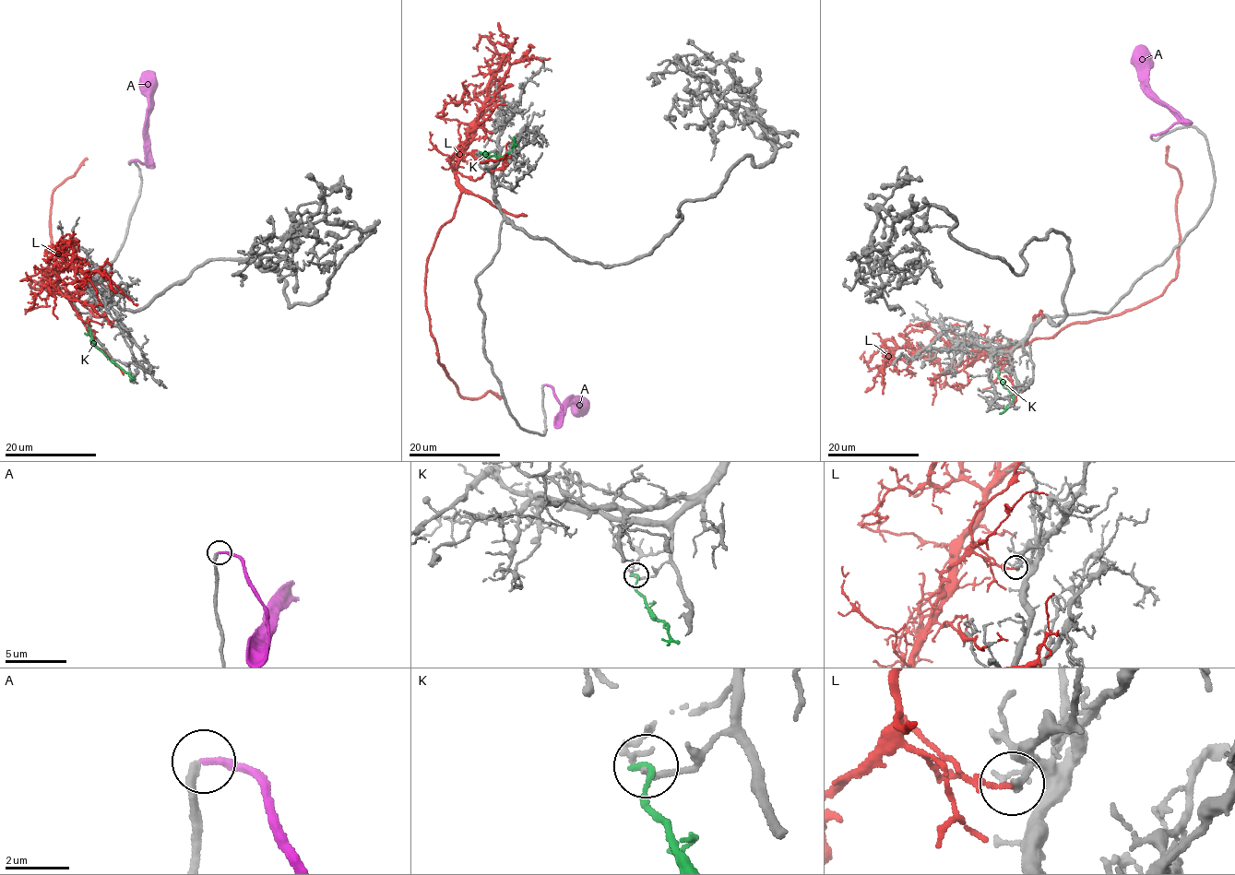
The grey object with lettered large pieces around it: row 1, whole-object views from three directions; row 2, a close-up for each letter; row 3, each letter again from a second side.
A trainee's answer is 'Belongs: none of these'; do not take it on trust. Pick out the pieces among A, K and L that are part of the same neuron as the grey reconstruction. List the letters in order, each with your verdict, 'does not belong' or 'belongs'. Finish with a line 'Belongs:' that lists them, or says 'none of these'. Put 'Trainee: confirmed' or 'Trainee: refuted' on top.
Trainee: refuted
A: belongs
K: does not belong
L: does not belong
Belongs: A

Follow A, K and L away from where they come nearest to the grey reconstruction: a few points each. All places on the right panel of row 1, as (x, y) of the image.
A: (1151, 138), (1183, 120), (1183, 116), (1150, 88), (1147, 53), (1139, 47)
K: (998, 371), (998, 377), (1013, 397), (1012, 403), (1000, 413)
L: (968, 354), (967, 367), (987, 352), (1161, 296), (1176, 277), (1180, 241), (1178, 170), (1167, 161), (1168, 145)

